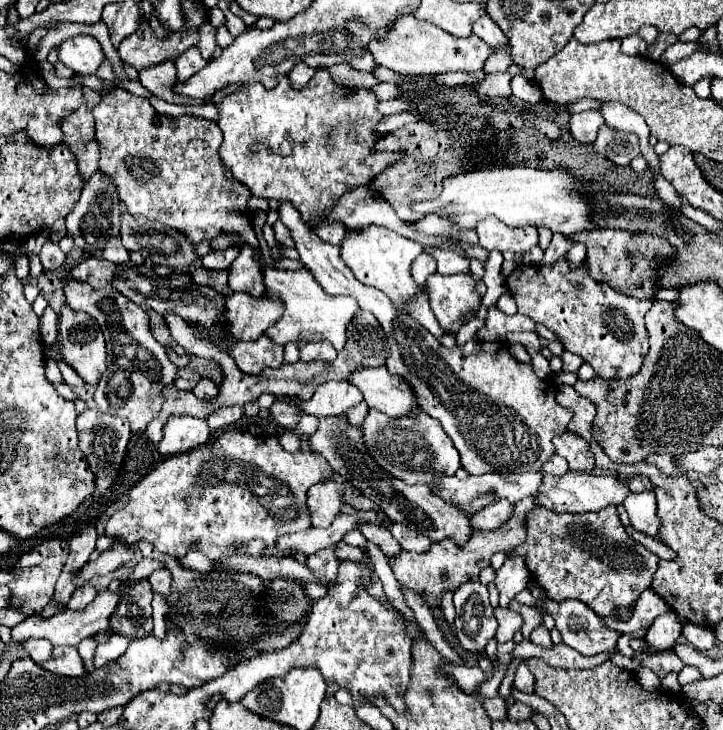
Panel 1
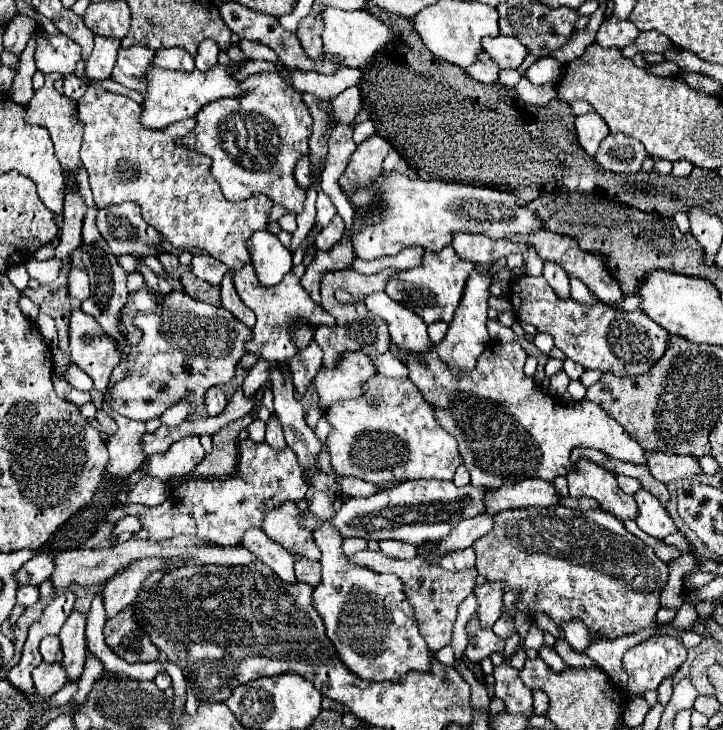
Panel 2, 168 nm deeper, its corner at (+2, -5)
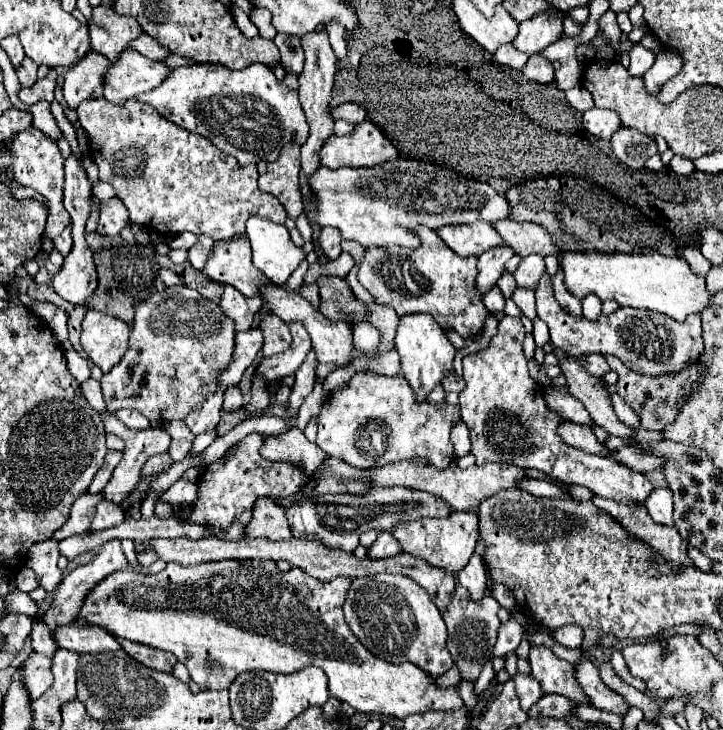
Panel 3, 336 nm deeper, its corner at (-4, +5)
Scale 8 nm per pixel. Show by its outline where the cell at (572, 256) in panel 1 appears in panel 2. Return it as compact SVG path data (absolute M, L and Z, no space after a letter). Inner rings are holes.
M571 276L569 280L571 280L571 298L575 298L577 302L583 302L583 304L597 300L581 280L575 280L575 276Z

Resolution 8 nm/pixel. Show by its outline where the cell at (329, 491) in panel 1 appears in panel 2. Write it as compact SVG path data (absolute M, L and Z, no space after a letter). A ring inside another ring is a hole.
M285 502L279 510L265 514L263 532L271 540L283 544L297 554L303 554L311 560L321 560L321 552L313 540L313 534L299 524L299 518L301 510L297 508L297 502Z

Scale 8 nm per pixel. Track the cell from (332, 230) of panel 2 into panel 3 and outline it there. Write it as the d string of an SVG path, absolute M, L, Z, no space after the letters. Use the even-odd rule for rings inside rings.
M323 228L319 232L319 248L327 260L335 260L341 254L341 236L335 228Z

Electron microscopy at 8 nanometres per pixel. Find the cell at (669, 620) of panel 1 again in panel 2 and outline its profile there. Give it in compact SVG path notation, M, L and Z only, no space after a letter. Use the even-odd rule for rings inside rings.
M667 634L653 636L623 656L623 668L629 674L629 692L643 694L647 690L657 690L663 678L675 674L685 662L685 646Z

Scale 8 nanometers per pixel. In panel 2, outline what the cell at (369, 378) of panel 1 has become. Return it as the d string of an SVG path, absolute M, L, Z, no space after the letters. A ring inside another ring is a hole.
M347 352L341 356L337 370L319 370L315 376L315 386L317 386L317 394L319 400L323 404L333 404L337 400L357 400L359 396L363 396L363 384L371 378L377 376L379 372L375 370L373 362L369 356L365 356L363 352Z

